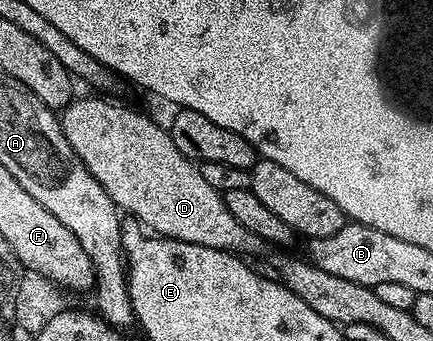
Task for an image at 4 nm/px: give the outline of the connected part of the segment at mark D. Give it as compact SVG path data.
M80 96L66 105L61 110L59 125L63 129L65 139L69 139L69 147L73 147L81 163L85 163L89 175L93 175L93 179L97 179L105 187L106 193L113 199L117 209L135 217L144 228L154 234L173 238L175 241L197 243L198 246L213 247L214 250L225 250L247 257L265 249L265 243L258 235L250 232L230 214L222 192L206 182L199 165L181 155L181 151L177 151L177 143L173 143L170 132L164 126L162 129L157 122L150 121L143 114L106 101L103 98L106 96L91 96L95 97Z

